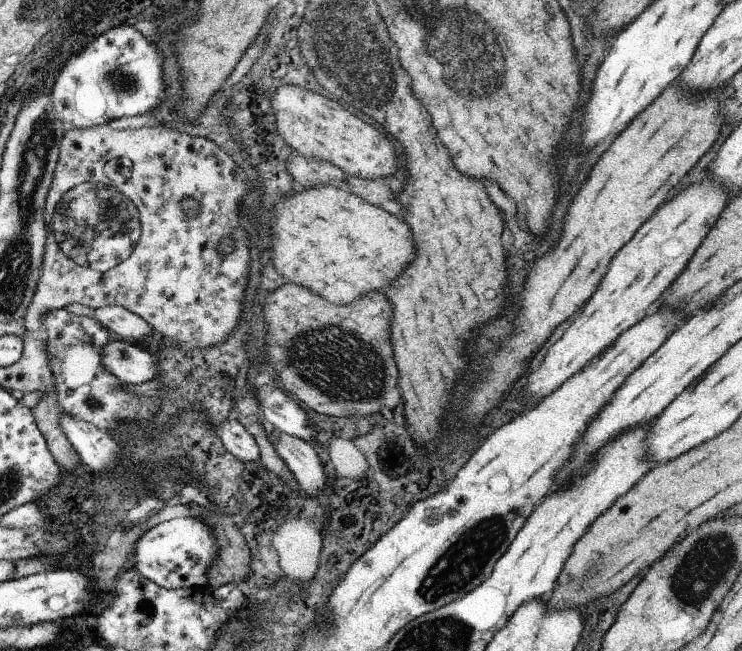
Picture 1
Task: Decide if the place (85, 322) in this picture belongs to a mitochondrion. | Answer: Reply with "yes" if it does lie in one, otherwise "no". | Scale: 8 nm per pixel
no

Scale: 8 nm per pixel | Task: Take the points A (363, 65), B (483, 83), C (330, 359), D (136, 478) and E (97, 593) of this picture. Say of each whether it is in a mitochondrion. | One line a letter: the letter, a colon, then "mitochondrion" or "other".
A: mitochondrion
B: mitochondrion
C: mitochondrion
D: mitochondrion
E: other

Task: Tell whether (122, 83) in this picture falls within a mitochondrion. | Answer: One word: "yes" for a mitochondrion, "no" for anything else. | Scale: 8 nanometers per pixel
yes

